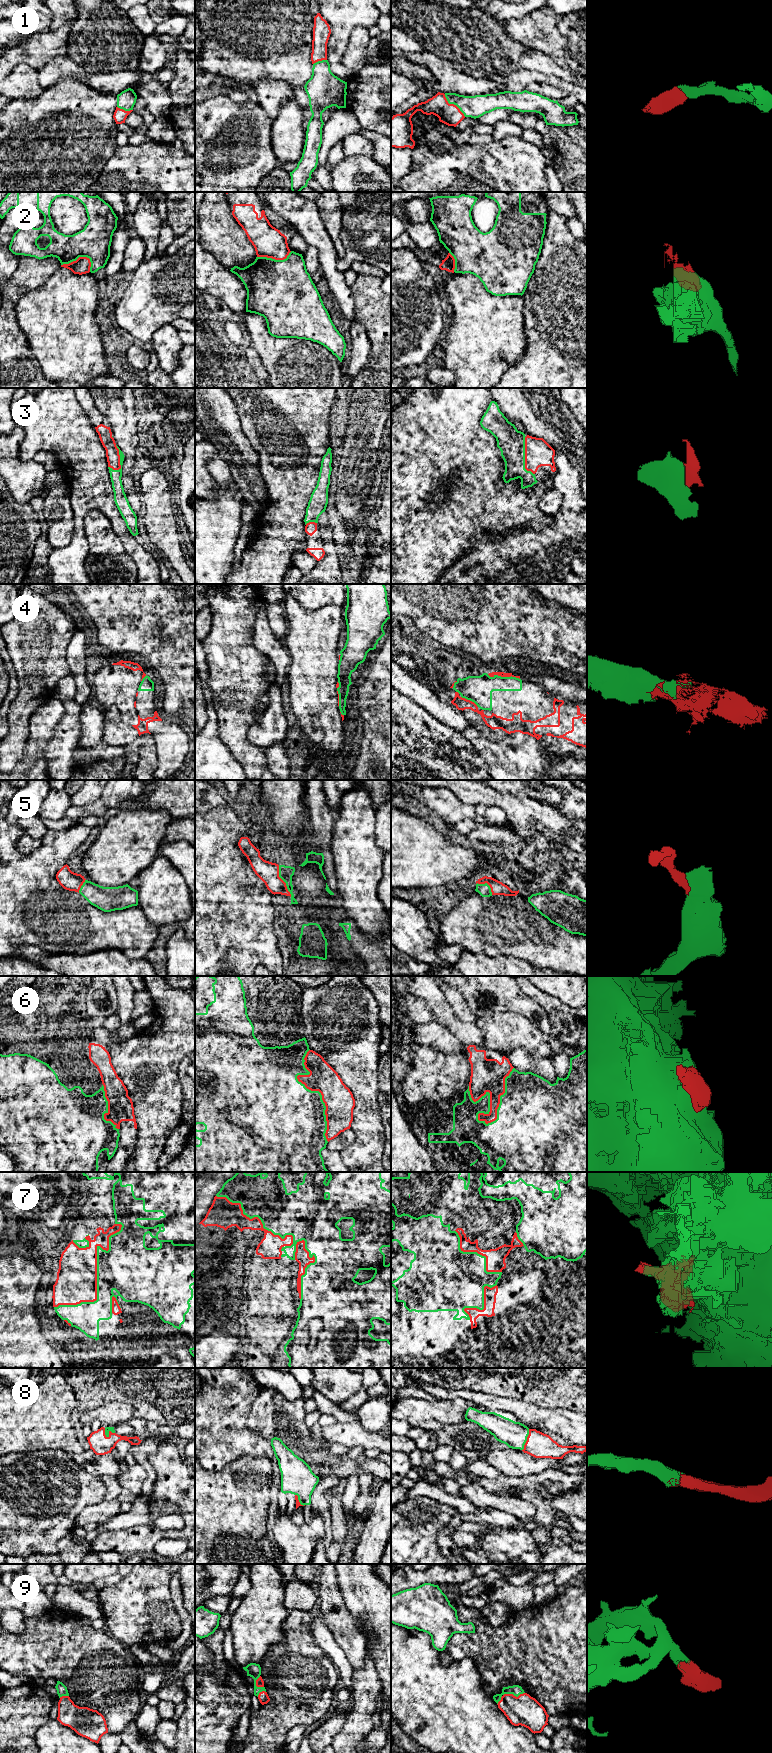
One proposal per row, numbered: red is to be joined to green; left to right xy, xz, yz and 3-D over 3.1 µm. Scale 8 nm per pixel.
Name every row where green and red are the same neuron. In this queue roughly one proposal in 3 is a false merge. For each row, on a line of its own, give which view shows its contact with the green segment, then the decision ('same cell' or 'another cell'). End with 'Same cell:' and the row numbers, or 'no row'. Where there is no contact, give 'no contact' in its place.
1: meets green in yz; same cell
2: meets green in xy; another cell
3: meets green in yz; same cell
4: meets green in yz; same cell
5: meets green in xz; same cell
6: meets green in yz; another cell
7: meets green in xy; another cell
8: meets green in xy; same cell
9: meets green in yz; same cell
Same cell: 1, 3, 4, 5, 8, 9

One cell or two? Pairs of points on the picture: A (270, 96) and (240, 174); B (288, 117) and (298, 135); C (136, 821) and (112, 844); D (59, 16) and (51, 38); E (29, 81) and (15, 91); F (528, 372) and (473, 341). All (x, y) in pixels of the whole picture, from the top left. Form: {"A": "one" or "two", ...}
{"A": "two", "B": "one", "C": "one", "D": "two", "E": "one", "F": "two"}

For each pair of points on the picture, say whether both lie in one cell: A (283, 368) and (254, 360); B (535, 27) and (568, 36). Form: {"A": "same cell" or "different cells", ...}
{"A": "different cells", "B": "same cell"}

